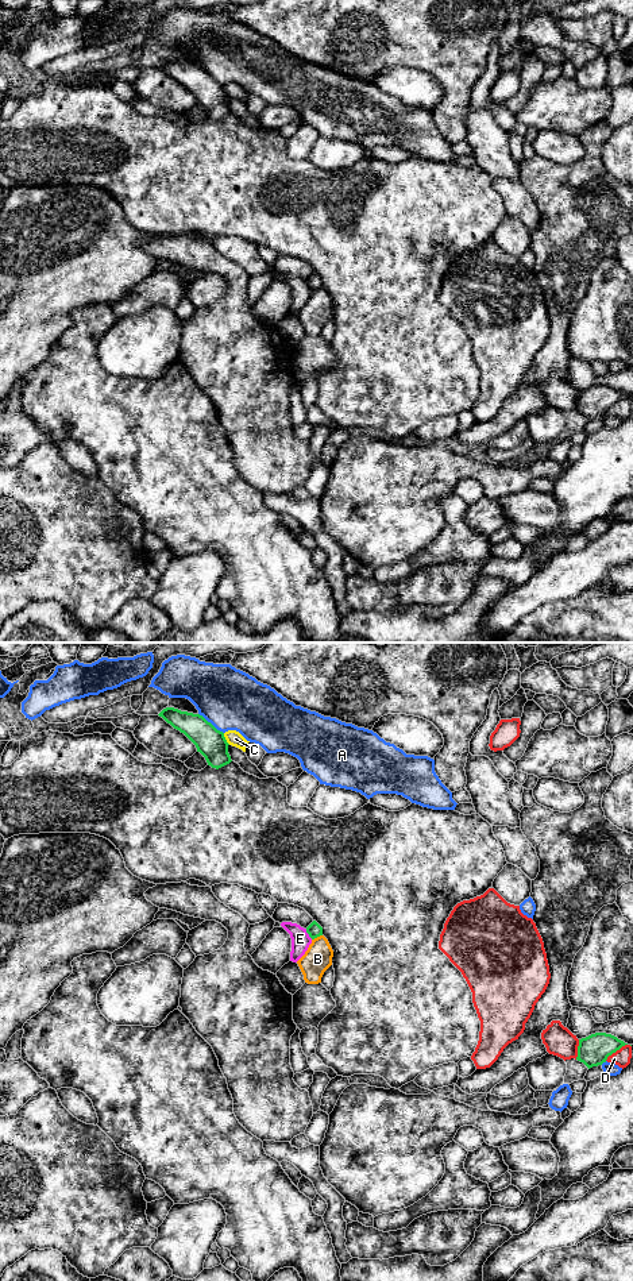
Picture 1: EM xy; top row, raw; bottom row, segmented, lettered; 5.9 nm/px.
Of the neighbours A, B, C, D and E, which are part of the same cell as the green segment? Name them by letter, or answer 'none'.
none

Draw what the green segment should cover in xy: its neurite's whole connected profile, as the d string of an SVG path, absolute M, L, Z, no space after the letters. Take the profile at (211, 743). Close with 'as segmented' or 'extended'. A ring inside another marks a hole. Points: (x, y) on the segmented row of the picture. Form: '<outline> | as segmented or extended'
M166 707L159 714L174 729L184 733L197 748L208 765L221 768L229 764L228 742L224 733L217 730L202 715Z | as segmented

